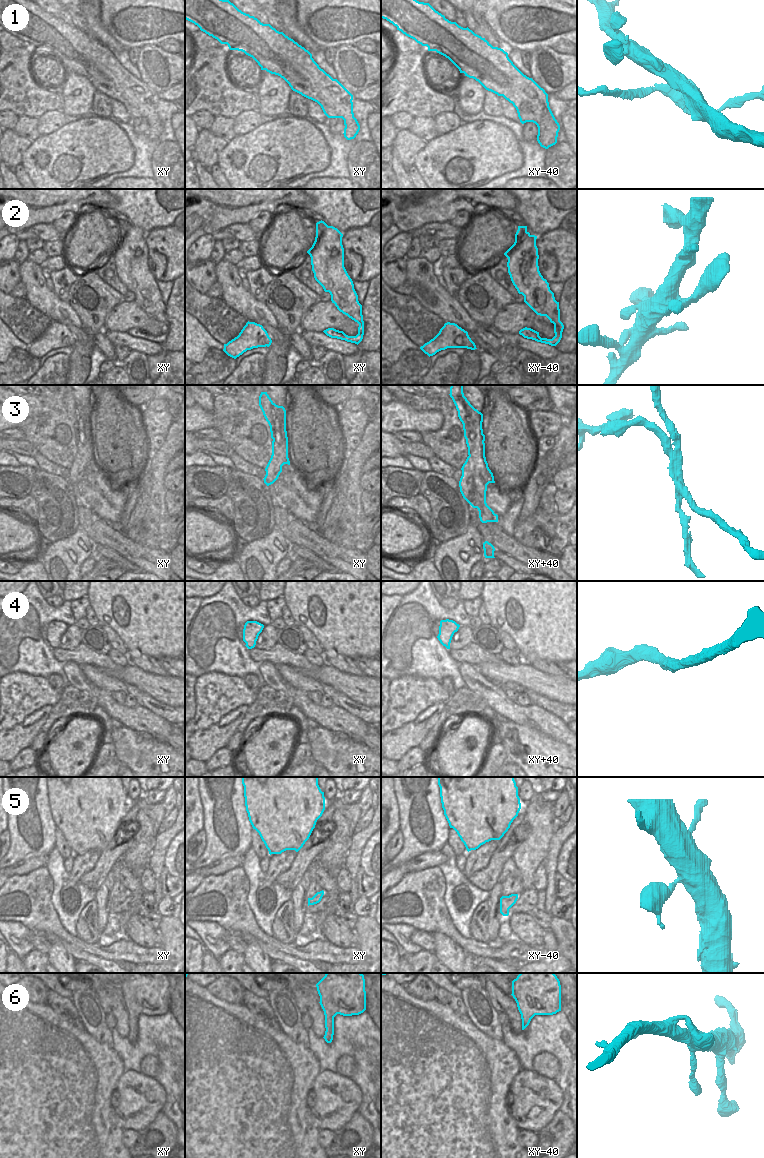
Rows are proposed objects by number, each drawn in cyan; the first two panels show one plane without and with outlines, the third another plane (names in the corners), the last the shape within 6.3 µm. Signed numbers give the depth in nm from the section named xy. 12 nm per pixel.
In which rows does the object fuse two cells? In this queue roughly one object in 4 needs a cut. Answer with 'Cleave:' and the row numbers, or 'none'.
Cleave: 1, 3

